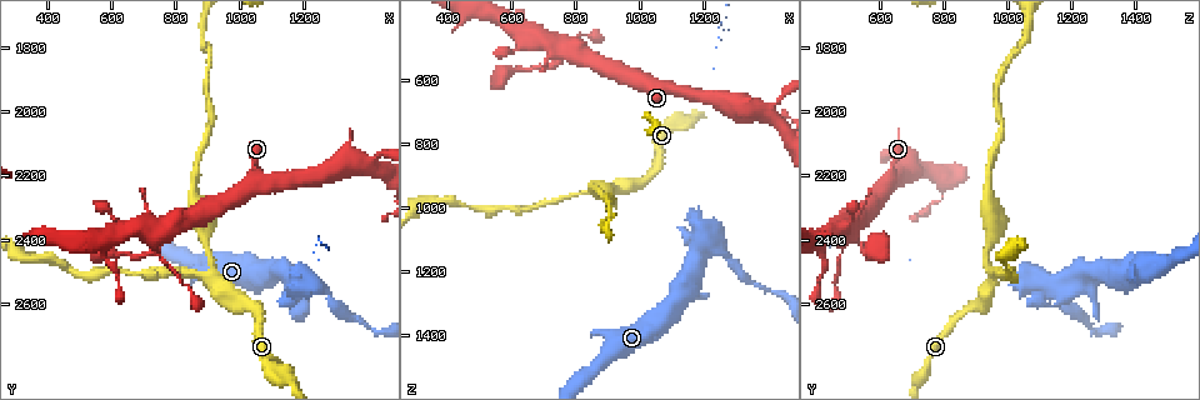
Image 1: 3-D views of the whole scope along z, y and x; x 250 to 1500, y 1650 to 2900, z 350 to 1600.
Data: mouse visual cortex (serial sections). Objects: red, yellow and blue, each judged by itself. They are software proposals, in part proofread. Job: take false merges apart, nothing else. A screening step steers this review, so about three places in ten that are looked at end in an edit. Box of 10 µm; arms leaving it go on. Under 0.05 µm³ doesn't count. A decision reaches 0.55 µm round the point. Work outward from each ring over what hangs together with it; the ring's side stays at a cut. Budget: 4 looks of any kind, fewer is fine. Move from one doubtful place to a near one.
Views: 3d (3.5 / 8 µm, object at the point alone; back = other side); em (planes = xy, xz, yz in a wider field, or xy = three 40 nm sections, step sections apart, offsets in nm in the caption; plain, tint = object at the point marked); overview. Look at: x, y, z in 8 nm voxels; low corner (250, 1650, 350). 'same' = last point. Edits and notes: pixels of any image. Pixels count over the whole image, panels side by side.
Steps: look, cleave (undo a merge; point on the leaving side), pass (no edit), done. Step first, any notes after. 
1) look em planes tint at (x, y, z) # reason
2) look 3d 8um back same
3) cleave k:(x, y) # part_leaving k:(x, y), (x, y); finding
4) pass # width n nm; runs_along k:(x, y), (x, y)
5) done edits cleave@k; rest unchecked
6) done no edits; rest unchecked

look 3d 3.5um at (1200, 2540, 1110) # abrupt turn

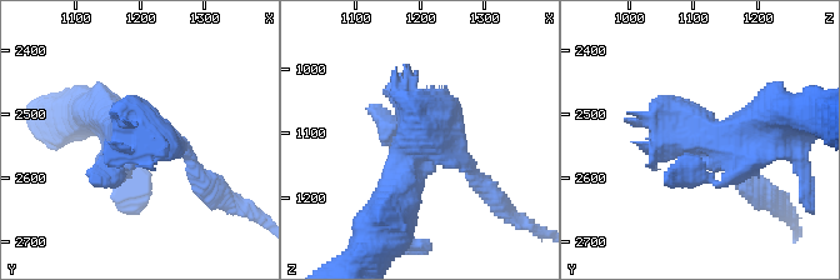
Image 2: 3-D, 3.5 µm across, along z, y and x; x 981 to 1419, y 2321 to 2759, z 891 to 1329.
look em xy step 5 tint at (1200, 2535, 1110) # need the tissue

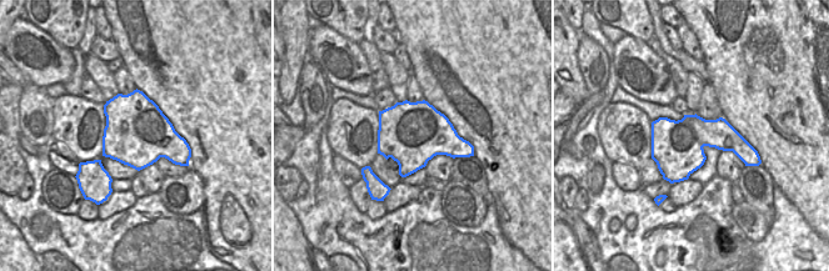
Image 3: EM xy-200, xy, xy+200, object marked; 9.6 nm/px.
pass # width 600 nm; runs_along 2:(114, 125), (179, 144), (198, 175); continuous, no second cell

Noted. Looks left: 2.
look 3d 8um back at (950, 2560, 940) # two arms in line, one across

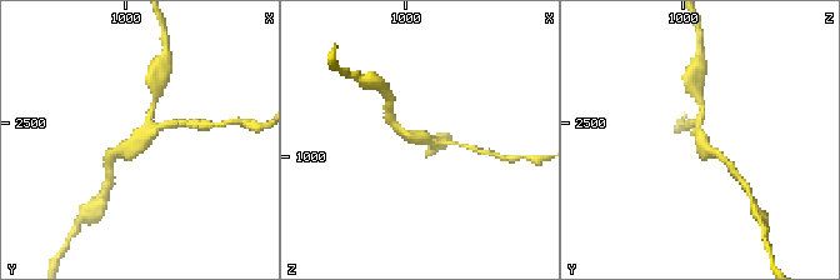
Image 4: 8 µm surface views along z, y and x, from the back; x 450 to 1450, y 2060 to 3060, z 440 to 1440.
look em planes tint same # arms 3; arm_widths 150, 200, 200 nm; shape alone is not enough

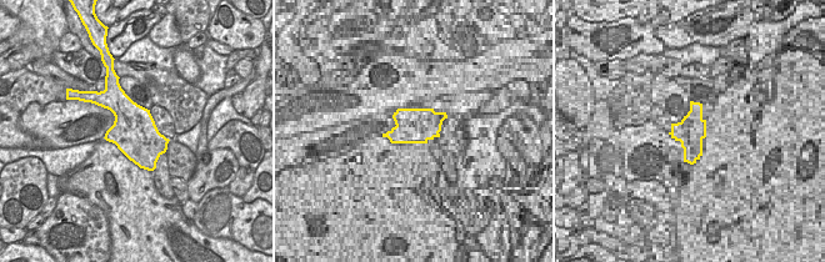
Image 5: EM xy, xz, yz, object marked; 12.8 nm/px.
pass # runs_along 4:(111, 154), (135, 141), (153, 105); all the same cell

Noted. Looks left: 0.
done no edits; rest unchecked

